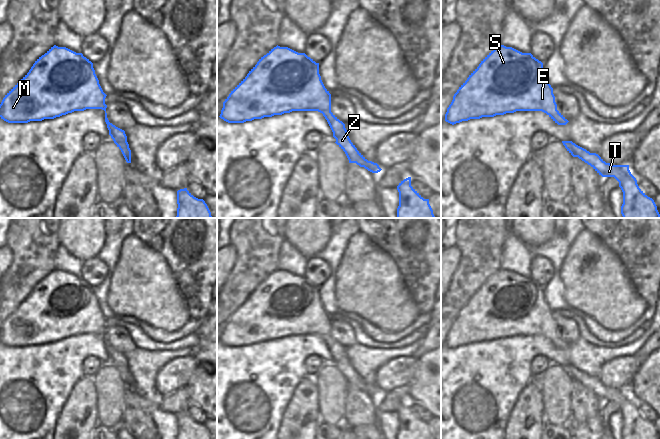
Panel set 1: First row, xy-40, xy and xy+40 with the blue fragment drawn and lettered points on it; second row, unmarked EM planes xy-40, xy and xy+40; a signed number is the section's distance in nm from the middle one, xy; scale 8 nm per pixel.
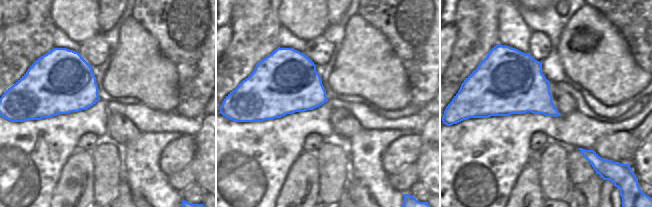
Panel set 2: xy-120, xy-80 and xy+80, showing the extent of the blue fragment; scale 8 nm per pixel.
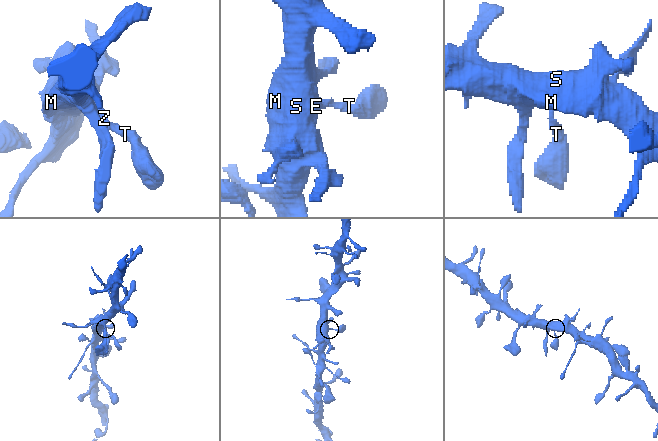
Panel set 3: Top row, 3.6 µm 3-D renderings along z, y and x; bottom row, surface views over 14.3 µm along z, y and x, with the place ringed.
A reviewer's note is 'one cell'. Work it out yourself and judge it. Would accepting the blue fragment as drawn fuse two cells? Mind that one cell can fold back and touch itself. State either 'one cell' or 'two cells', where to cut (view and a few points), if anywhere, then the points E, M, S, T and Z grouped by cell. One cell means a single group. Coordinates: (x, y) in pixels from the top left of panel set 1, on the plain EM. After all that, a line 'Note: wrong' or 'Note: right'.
one cell | no cut | E M S T Z
Note: right

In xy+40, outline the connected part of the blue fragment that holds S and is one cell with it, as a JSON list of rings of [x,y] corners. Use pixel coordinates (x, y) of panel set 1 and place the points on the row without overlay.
[[[500,269],[493,273],[459,311],[445,338],[445,345],[454,349],[470,343],[494,341],[516,335],[542,335],[558,349],[566,349],[569,345],[557,334],[553,312],[545,302],[543,287],[531,277],[522,277],[512,271]]]

